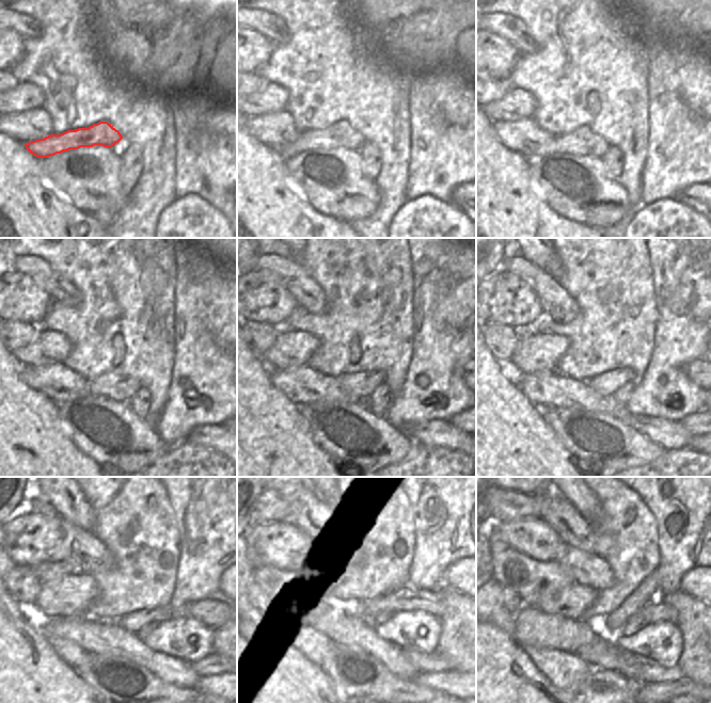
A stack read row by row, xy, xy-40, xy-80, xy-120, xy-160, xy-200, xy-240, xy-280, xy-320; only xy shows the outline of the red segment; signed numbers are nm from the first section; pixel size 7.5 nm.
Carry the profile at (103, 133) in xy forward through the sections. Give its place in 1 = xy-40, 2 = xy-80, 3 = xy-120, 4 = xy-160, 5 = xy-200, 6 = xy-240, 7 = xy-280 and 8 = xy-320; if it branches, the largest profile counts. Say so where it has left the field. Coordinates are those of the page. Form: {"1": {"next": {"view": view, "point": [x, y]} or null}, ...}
{"1": {"next": {"view": "xy-40", "point": [341, 134]}}, "2": {"next": {"view": "xy-80", "point": [582, 141]}}, "3": {"next": {"view": "xy-120", "point": [119, 387]}}, "4": {"next": {"view": "xy-160", "point": [362, 385]}}, "5": {"next": {"view": "xy-200", "point": [604, 384]}}, "6": {"next": {"view": "xy-240", "point": [131, 622]}}, "7": {"next": {"view": "xy-280", "point": [435, 608]}}, "8": {"next": {"view": "xy-320", "point": [658, 610]}}}

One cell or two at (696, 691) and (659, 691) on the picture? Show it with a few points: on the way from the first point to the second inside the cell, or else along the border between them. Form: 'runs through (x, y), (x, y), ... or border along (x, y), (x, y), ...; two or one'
runs through (686, 689), (668, 690); one

